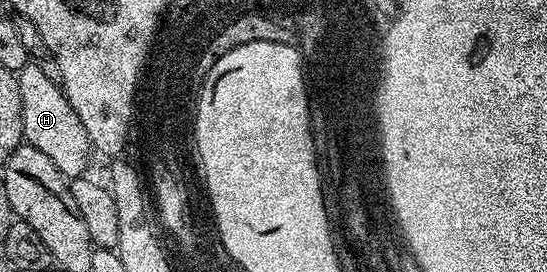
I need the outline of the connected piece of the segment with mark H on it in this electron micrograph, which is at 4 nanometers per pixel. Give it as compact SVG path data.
M27 64L22 70L17 71L17 75L22 97L23 139L29 145L40 148L40 152L44 152L44 156L48 156L67 179L85 175L92 147L88 140L88 132L84 132L84 124L80 124L80 116L76 116L61 85L44 76L40 67L33 64Z

